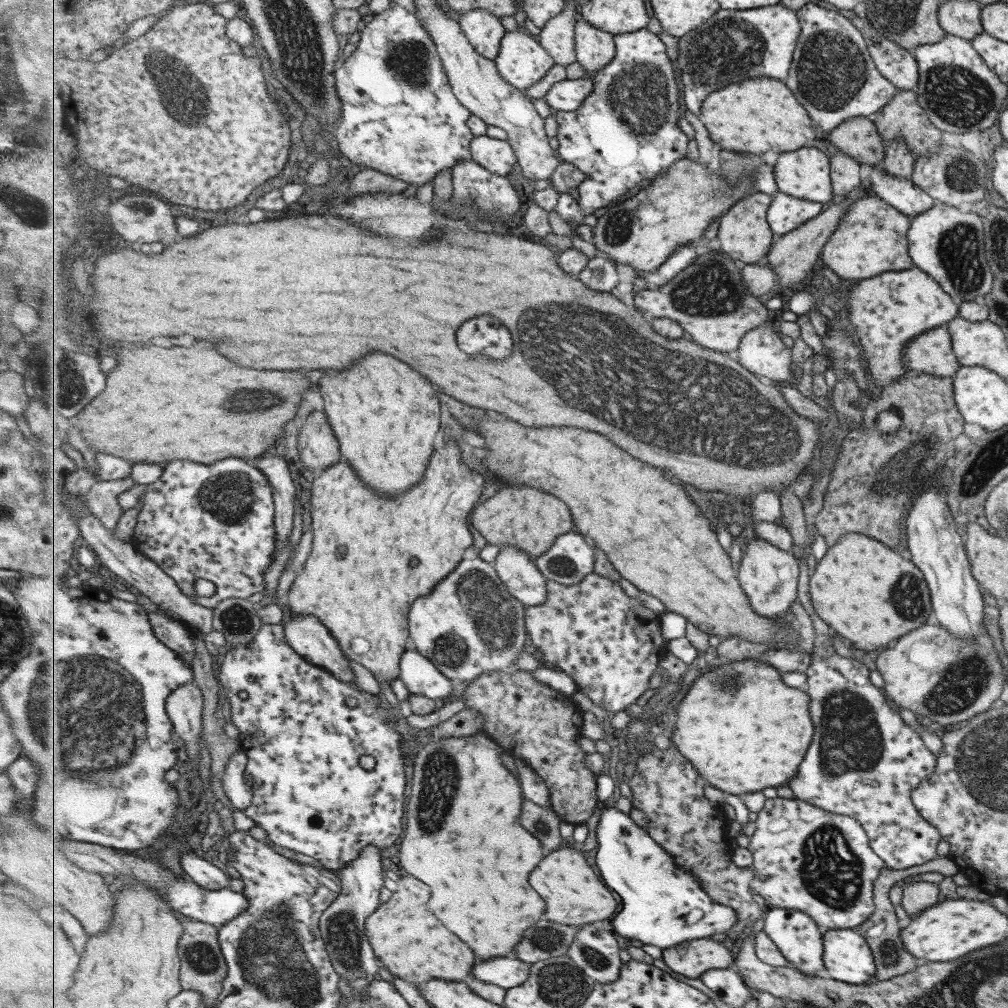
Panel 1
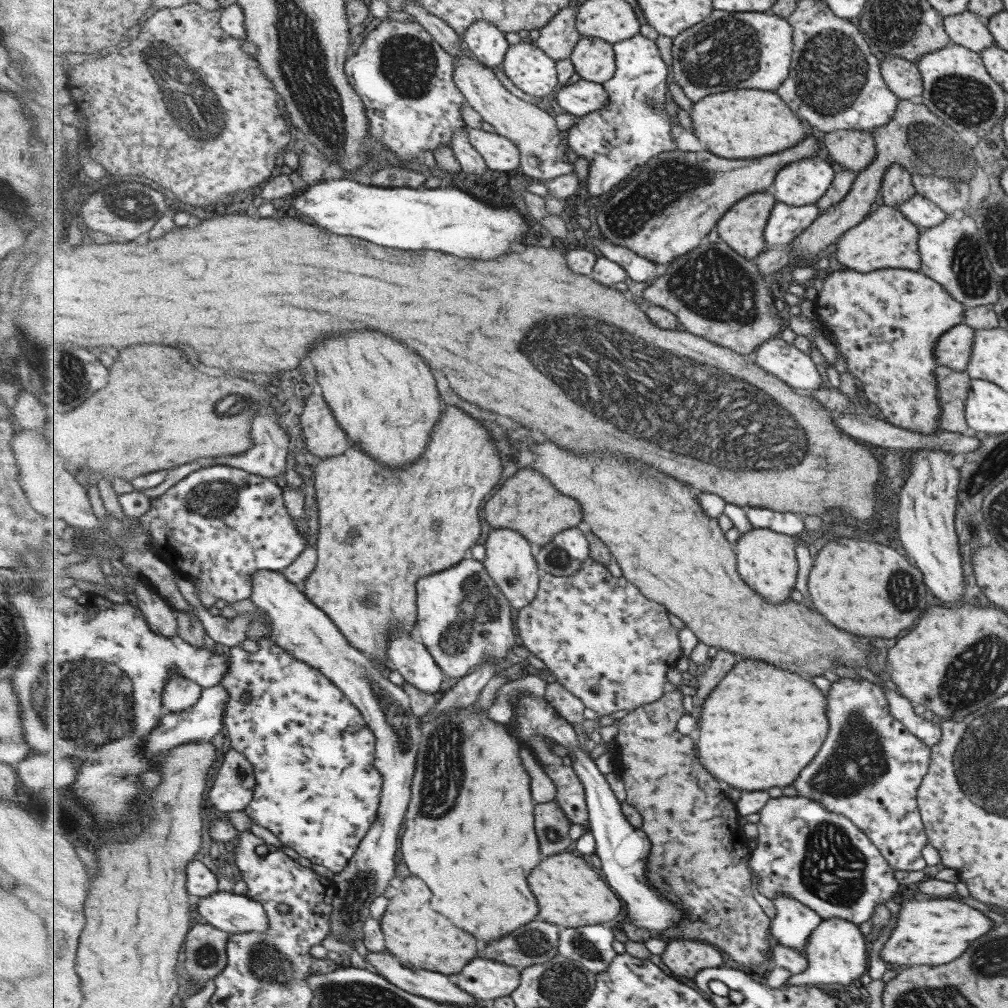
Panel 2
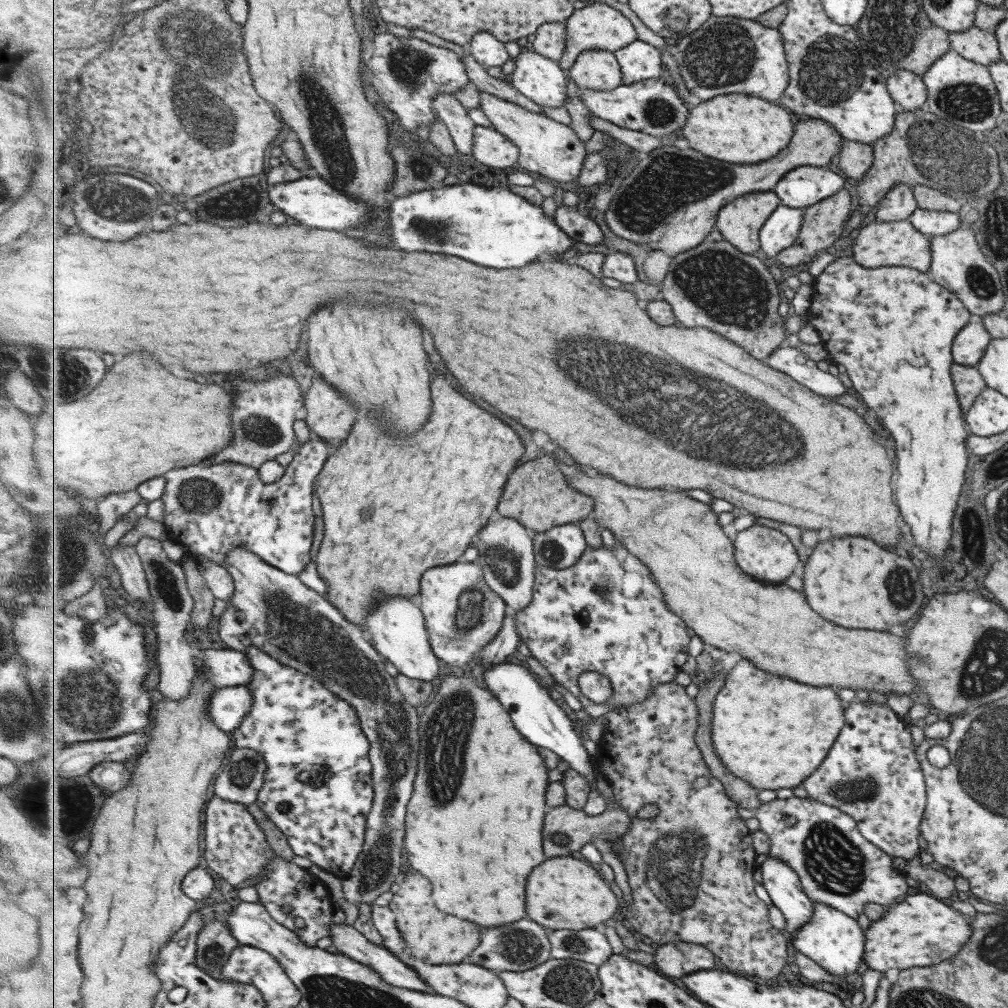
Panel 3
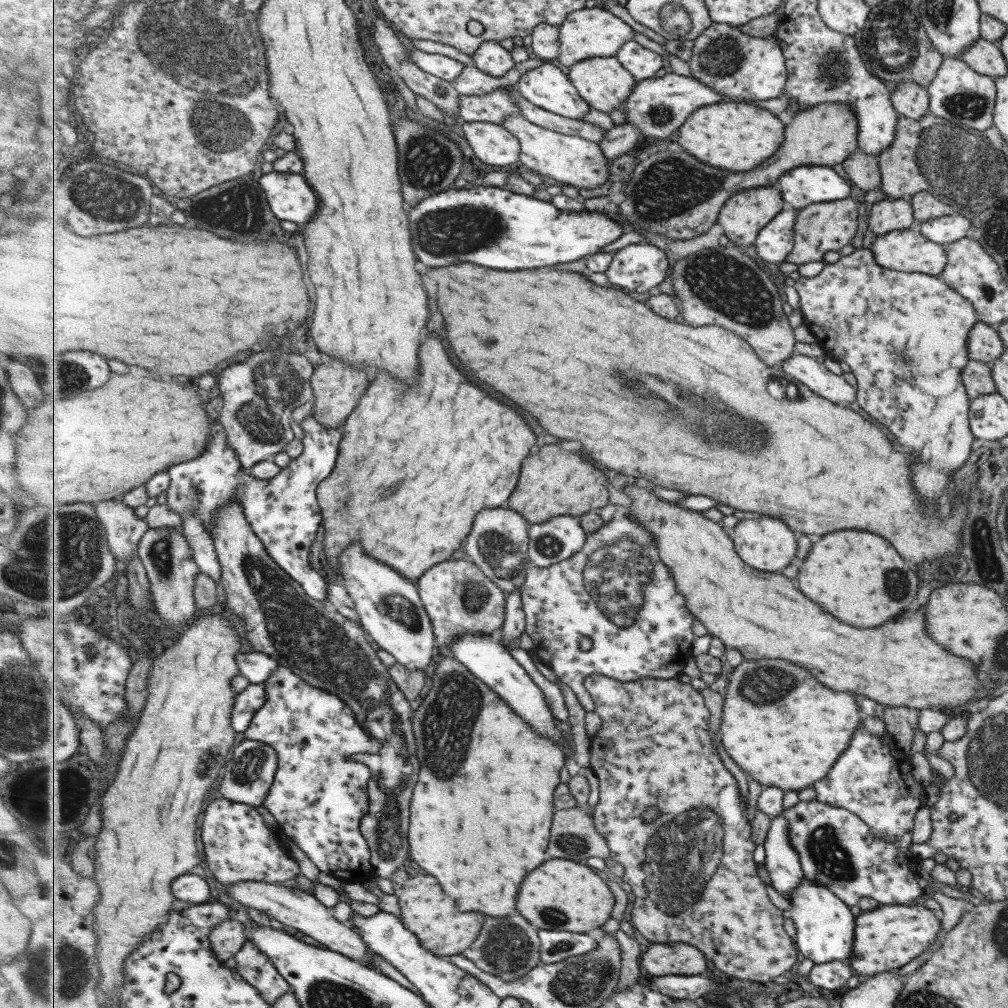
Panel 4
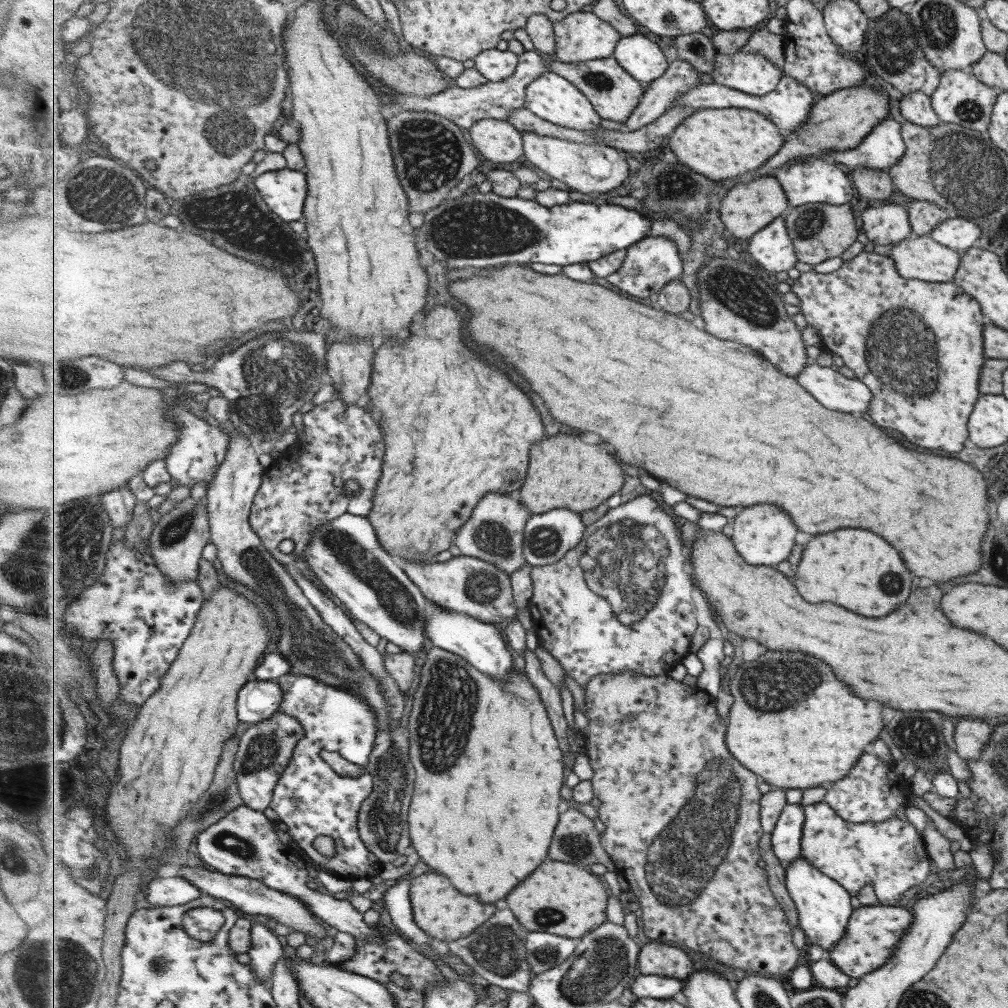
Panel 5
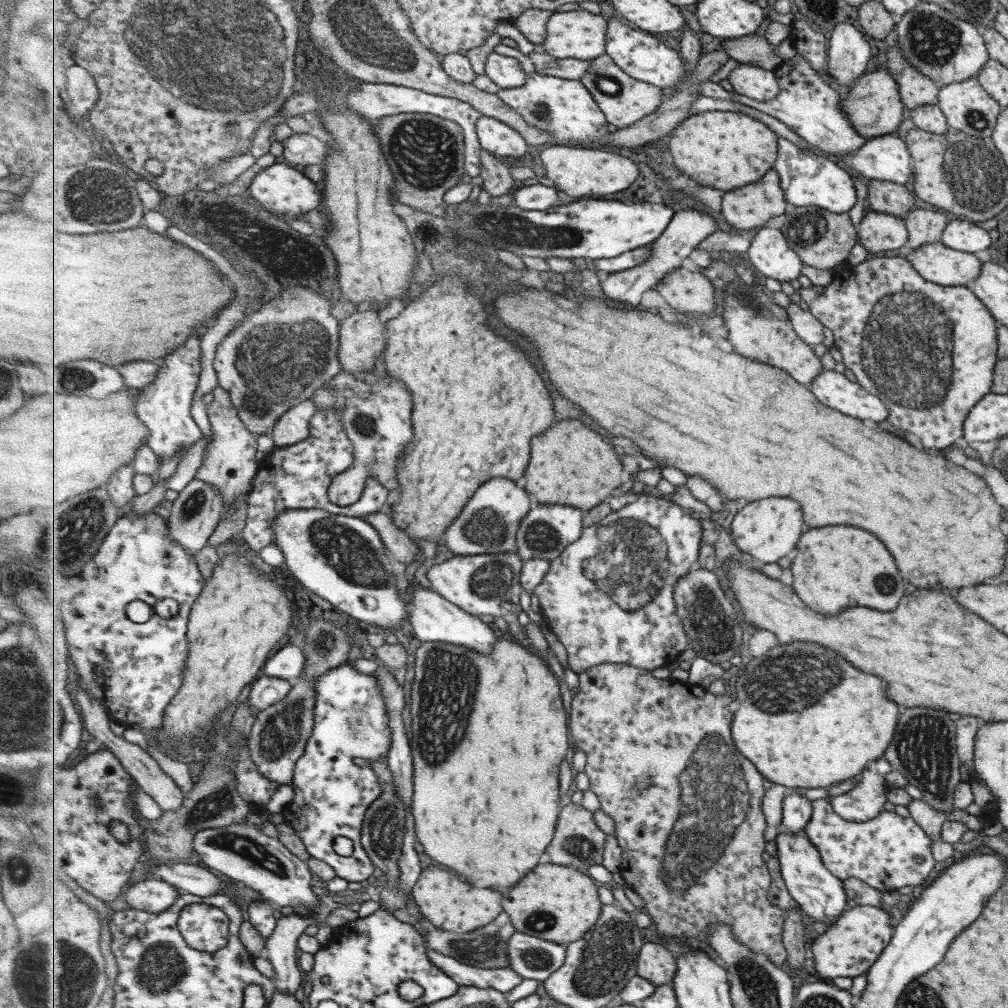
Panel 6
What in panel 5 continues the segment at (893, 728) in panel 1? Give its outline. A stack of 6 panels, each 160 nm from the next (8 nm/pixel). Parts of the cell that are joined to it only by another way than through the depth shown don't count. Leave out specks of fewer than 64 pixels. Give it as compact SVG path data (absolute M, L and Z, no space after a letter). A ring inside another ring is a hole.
M861 753L855 766L849 770L847 778L843 782L834 782L826 785L826 791L822 798L847 822L881 822L895 817L897 808L907 806L910 792L909 779L905 780L901 775L893 772L893 762L887 764L879 761L874 755Z

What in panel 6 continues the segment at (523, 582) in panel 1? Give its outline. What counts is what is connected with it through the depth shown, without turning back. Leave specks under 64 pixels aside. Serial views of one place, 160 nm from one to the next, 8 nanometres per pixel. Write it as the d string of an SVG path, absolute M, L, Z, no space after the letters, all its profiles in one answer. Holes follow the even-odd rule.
M495 477L482 484L445 532L446 546L455 555L509 553L517 550L518 530L535 501L523 484Z

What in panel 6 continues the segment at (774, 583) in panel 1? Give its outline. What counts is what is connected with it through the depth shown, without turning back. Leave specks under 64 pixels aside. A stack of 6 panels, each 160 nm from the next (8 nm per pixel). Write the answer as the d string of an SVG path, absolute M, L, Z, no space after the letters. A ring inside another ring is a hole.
M763 498L745 505L735 515L731 523L731 534L743 555L756 563L778 563L783 556L797 548L797 542L803 534L805 514L799 502L791 498Z

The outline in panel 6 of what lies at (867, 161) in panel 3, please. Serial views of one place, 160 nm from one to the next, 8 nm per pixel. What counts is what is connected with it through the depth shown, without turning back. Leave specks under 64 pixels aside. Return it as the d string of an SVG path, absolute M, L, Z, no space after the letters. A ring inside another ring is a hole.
M868 179L866 184L871 211L904 218L907 212L915 208L914 194L904 185L873 179Z

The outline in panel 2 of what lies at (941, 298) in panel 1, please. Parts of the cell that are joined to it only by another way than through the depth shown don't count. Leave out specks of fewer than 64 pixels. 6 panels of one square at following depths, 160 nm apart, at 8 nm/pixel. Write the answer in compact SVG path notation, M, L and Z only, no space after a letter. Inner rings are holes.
M853 269L834 270L833 272L828 272L822 281L821 290L816 292L812 302L812 318L818 320L821 328L832 334L831 343L835 346L836 352L843 356L846 372L861 382L861 388L867 400L871 404L876 404L877 408L881 411L881 416L885 418L885 422L889 425L910 430L911 432L921 432L922 434L934 434L941 431L935 426L935 423L938 421L940 406L938 403L936 378L934 377L934 370L937 364L932 352L934 352L936 340L946 330L962 322L965 307L954 298L951 298L951 295L941 285L920 273L919 270L877 269L865 274L859 274L858 271Z

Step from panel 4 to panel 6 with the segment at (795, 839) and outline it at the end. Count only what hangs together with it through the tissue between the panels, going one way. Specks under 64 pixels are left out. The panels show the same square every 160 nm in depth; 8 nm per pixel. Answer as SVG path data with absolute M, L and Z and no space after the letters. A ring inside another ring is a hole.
M828 799L812 800L811 808L811 820L805 831L818 849L826 869L838 879L855 877L880 893L889 893L902 886L919 890L935 866L936 861L929 851L930 838L911 817L883 810L869 821L848 823L834 813Z

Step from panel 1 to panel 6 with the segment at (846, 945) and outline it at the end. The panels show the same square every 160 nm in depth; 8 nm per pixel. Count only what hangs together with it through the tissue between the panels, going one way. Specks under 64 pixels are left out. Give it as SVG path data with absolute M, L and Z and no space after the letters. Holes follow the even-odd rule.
M783 826L783 831L776 838L776 843L780 870L790 891L790 896L800 904L802 911L811 920L825 922L827 927L833 925L841 916L841 910L845 906L845 896L847 896L847 894L843 894L841 879L826 869L818 849L811 842L806 831L792 833L785 831L785 826Z

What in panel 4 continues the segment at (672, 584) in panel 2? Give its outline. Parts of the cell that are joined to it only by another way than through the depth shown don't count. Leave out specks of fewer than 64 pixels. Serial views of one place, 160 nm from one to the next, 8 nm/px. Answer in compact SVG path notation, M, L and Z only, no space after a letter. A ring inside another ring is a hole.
M637 486L625 488L625 494L632 500L633 506L629 514L654 534L658 542L660 557L669 567L677 581L678 589L687 597L691 614L699 622L703 622L709 630L709 635L719 638L726 649L737 649L745 660L759 658L782 658L815 674L823 686L831 686L831 690L847 692L856 697L867 697L884 706L909 707L916 710L922 708L959 708L969 704L971 698L989 698L993 691L977 684L975 666L963 658L951 656L943 646L935 644L925 634L925 618L923 606L919 614L903 612L899 618L885 622L877 628L853 628L849 624L839 622L821 606L811 602L797 588L797 580L790 579L781 573L757 571L747 564L734 546L734 539L725 533L721 522L713 522L697 510L689 510L679 506L677 502L668 502L657 498L653 491Z

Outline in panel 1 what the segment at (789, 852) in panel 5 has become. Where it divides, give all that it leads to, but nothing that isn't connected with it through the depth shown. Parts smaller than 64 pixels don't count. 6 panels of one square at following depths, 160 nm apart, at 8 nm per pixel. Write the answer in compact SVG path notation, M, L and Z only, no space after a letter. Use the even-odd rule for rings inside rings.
M781 907L771 908L766 914L765 924L763 930L783 951L791 967L799 969L807 976L821 978L828 976L821 960L822 930L816 926L814 920L806 912Z

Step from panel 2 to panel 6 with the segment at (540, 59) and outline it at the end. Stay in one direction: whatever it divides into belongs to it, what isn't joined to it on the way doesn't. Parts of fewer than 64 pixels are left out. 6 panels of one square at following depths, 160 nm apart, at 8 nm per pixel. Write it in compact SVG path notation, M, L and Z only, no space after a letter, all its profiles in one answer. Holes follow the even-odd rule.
M534 72L527 74L527 82L521 88L500 89L498 95L531 126L548 130L557 139L563 139L565 145L601 144L609 133L609 122L602 106L597 104L594 94L589 92L581 79L559 78Z

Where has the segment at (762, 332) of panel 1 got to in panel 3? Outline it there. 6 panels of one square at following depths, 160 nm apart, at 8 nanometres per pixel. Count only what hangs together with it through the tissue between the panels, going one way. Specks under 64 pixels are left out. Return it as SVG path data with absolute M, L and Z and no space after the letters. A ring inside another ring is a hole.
M782 345L768 358L768 365L792 376L811 389L811 392L829 400L845 393L846 388L839 377L831 376L828 371L821 372L799 347Z

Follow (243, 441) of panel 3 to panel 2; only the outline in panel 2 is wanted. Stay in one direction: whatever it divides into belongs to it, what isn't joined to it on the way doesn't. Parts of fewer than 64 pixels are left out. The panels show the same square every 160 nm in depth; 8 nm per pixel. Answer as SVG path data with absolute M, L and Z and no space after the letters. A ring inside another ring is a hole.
M267 406L267 410L261 410L263 413L257 413L255 420L252 422L253 440L254 445L252 449L246 450L243 454L226 456L226 457L211 457L202 458L186 465L181 465L170 469L167 473L166 480L161 483L161 486L157 488L150 488L149 490L138 490L142 494L145 494L148 498L159 498L162 494L165 494L172 486L175 486L180 480L183 480L186 476L189 476L192 472L197 472L202 468L209 468L210 466L232 466L233 468L239 468L246 470L247 472L258 474L271 480L276 480L279 477L283 477L285 470L289 468L287 464L287 452L289 452L289 444L291 444L291 436L281 428L281 424L277 422L279 415L276 415L272 406Z

